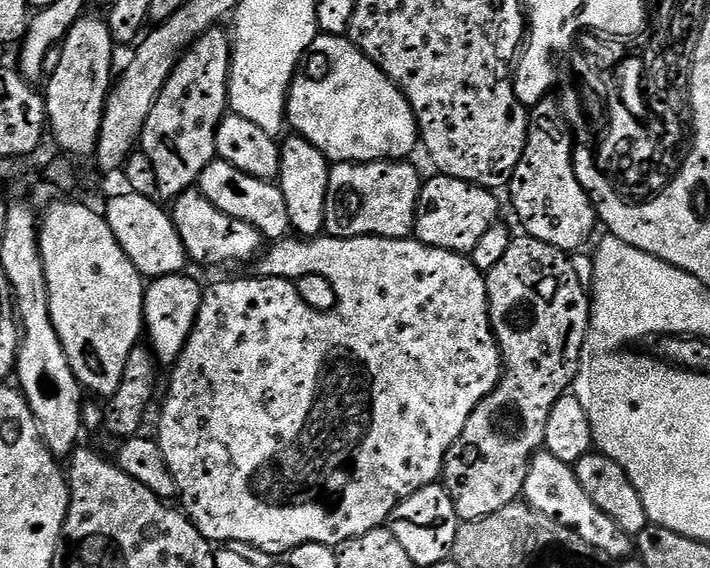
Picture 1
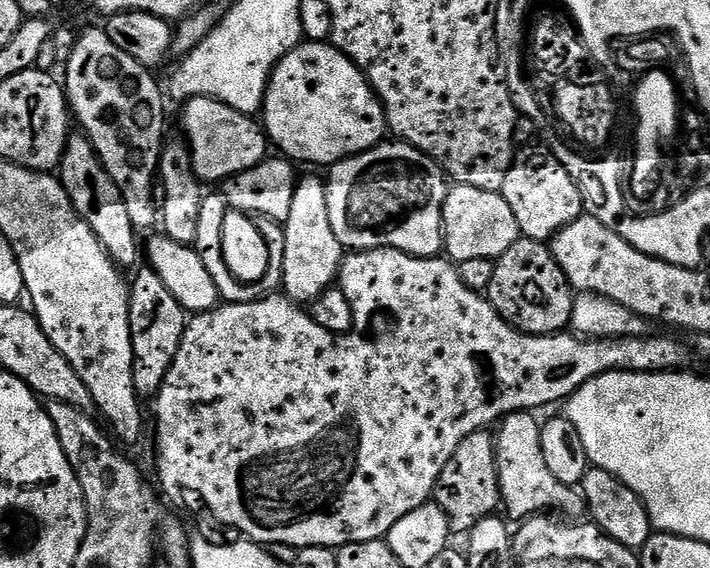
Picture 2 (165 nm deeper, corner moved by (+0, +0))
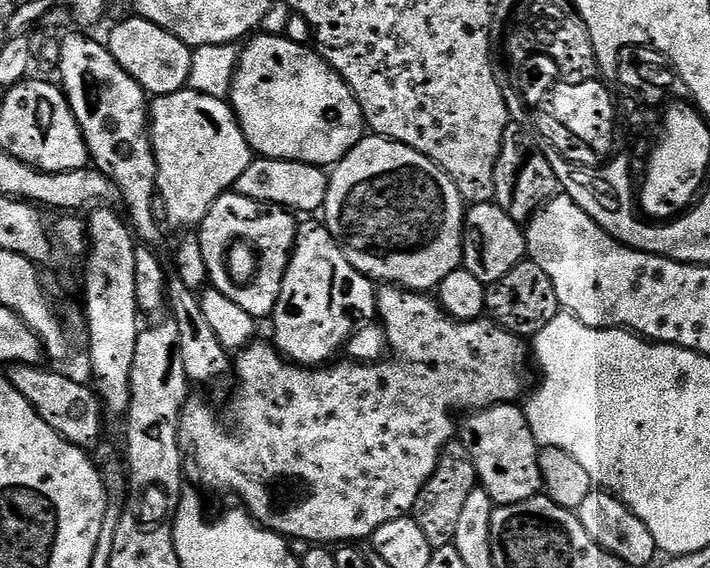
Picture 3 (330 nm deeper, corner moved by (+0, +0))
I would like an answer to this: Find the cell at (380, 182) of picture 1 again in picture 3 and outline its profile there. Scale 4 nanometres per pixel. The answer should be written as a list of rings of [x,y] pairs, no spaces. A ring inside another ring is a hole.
[[[365,135],[349,150],[339,164],[331,169],[328,181],[328,197],[322,209],[323,223],[330,230],[330,234],[343,245],[346,258],[363,276],[373,282],[394,284],[402,288],[409,288],[411,292],[431,293],[439,289],[440,284],[446,278],[446,274],[454,274],[464,263],[464,217],[466,205],[460,196],[458,186],[448,177],[429,156],[414,150],[405,144],[399,144],[397,140],[388,140],[385,136]]]

